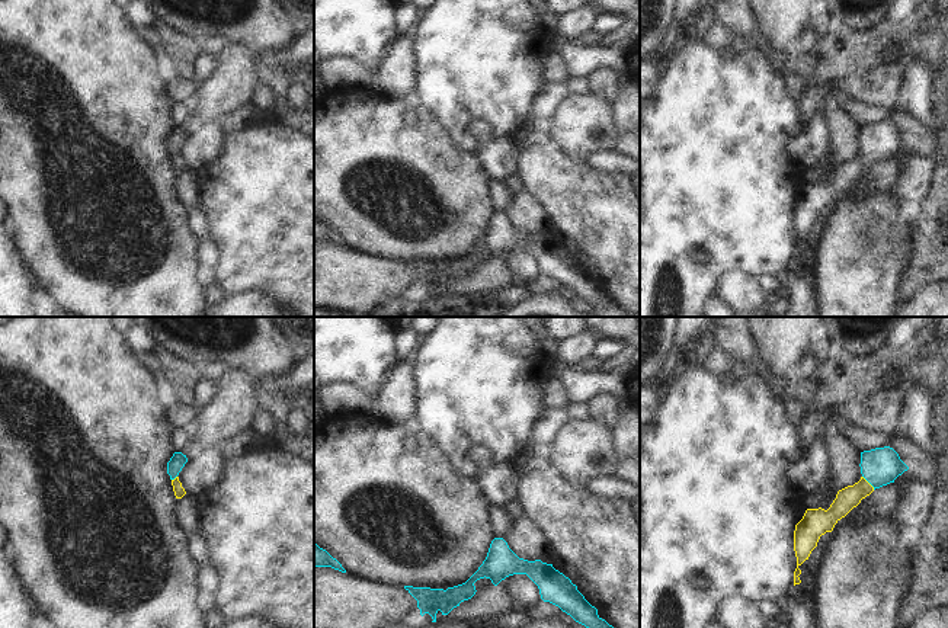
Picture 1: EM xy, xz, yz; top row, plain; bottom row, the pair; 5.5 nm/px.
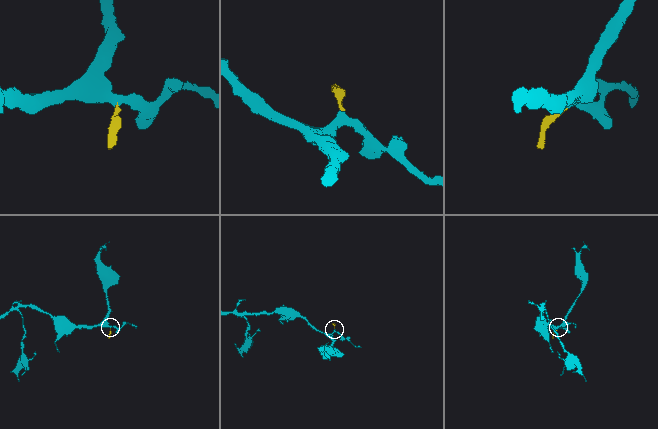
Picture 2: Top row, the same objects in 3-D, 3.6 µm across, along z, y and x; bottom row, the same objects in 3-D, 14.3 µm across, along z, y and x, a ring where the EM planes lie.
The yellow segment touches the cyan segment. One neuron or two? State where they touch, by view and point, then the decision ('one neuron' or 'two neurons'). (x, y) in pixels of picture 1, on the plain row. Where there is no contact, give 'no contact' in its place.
contact yz (868, 157); one neuron

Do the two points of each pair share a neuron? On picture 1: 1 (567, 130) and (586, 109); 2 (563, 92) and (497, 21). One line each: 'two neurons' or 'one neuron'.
1: one neuron
2: two neurons

